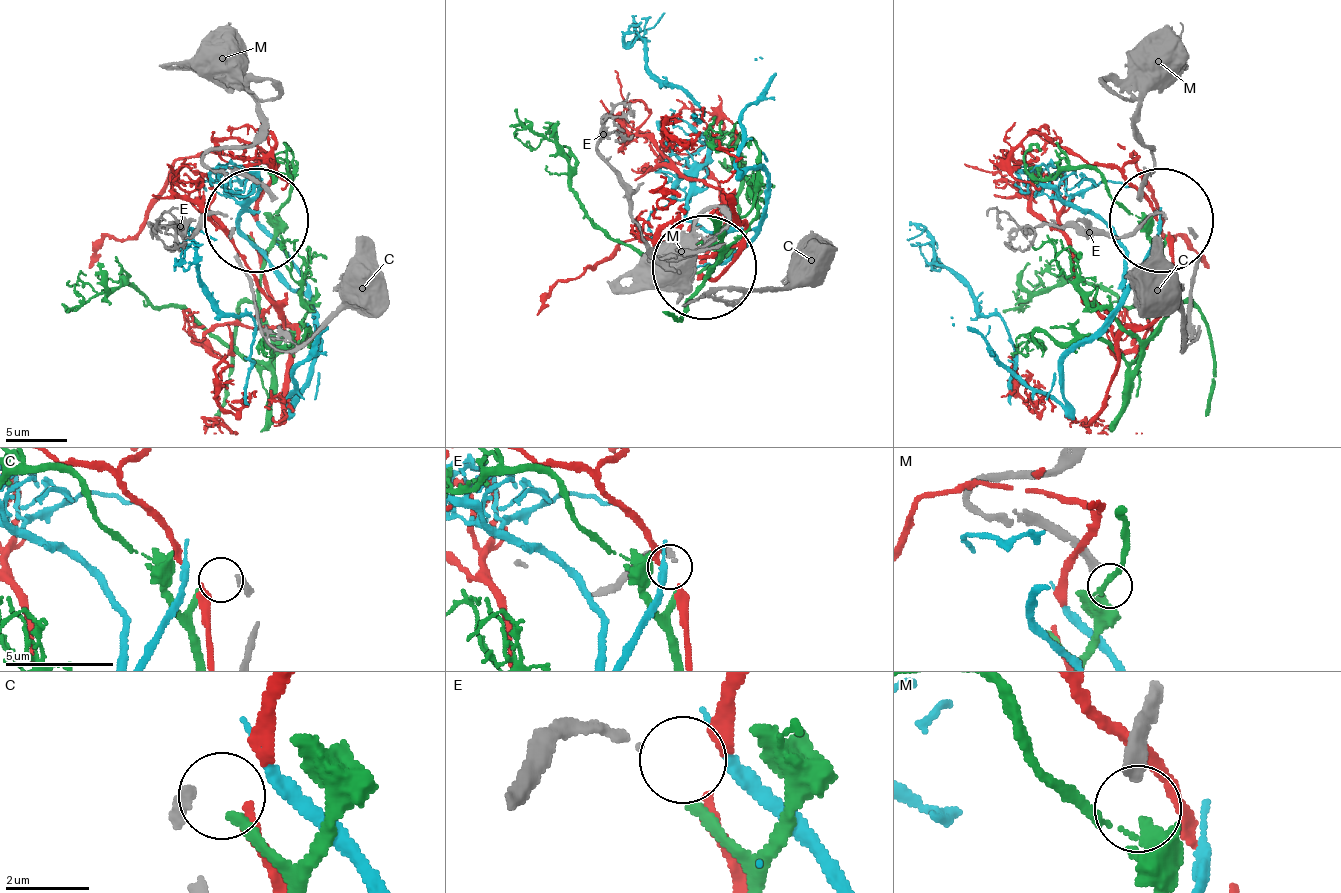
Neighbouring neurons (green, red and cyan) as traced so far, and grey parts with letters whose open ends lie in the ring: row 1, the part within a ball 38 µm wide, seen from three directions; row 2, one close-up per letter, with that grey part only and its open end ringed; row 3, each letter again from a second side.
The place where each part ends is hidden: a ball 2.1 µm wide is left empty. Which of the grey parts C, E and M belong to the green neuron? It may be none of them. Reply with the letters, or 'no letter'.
E

